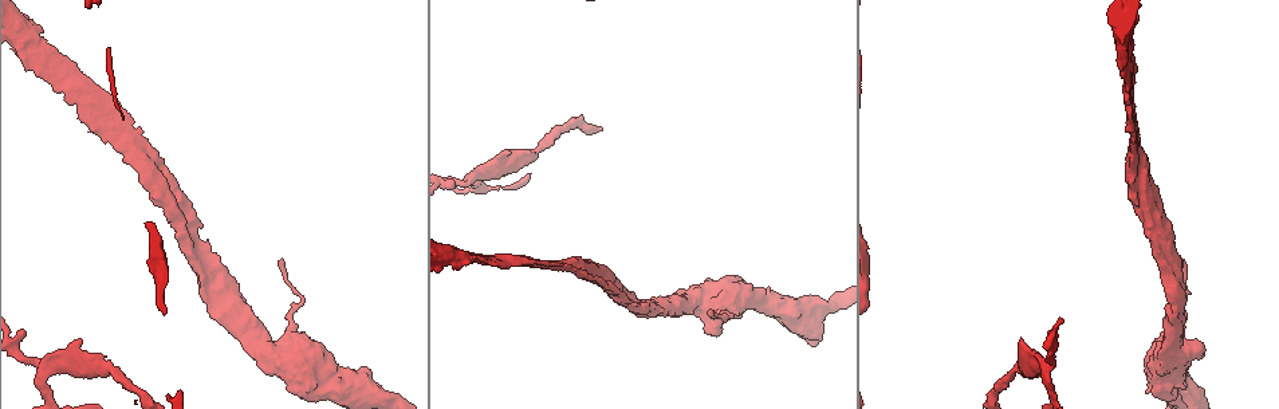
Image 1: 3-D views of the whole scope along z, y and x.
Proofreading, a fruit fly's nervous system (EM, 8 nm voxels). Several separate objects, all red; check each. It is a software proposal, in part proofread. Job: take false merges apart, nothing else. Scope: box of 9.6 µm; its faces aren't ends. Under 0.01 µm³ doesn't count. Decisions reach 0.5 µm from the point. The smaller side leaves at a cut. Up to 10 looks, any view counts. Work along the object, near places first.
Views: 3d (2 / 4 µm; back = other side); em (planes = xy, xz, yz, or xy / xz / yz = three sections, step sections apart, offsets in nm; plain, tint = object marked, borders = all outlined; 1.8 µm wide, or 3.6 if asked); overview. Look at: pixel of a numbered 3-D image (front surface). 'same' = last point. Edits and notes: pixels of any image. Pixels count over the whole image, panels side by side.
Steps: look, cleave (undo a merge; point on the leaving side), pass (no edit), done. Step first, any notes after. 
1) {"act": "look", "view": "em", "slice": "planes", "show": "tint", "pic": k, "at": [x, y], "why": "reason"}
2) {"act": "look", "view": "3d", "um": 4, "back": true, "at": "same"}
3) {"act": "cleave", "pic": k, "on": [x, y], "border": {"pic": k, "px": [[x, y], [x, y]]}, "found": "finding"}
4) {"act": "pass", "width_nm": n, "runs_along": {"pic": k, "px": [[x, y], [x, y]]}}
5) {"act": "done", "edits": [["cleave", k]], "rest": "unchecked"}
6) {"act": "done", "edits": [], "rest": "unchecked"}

{"act": "look", "view": "3d", "um": 2, "pic": 1, "at": [471, 256], "why": "arms part here"}

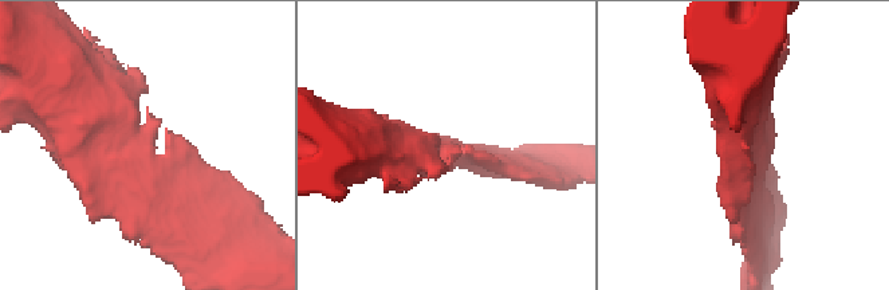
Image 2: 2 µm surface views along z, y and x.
{"act": "look", "view": "em", "slice": "yz", "step": 16, "show": "tint", "pic": 2, "at": [750, 174], "why": "shape alone is not enough"}

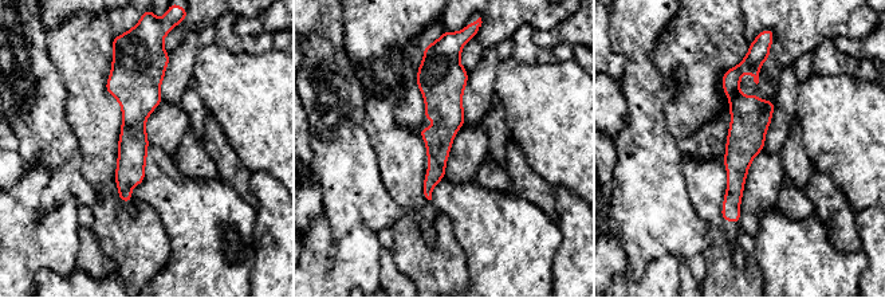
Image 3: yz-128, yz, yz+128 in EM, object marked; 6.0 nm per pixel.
{"act": "look", "view": "em", "slice": "planes", "show": "tint", "at": "same"}

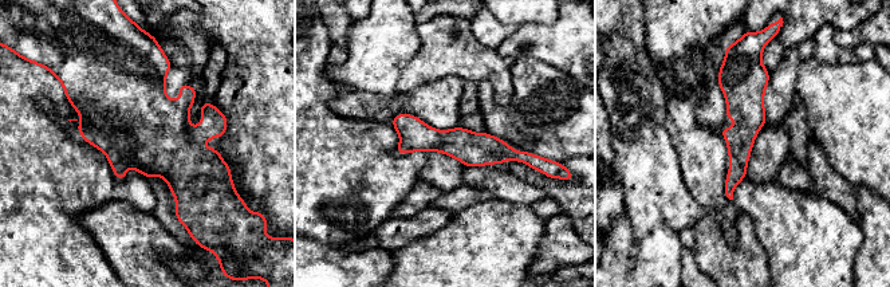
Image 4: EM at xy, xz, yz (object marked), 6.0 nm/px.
{"act": "pass", "runs_along": {"pic": 4, "px": [[396, 121], [418, 137], [524, 158]]}, "found": "continuous, no second neuron"}

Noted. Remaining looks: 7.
{"act": "look", "view": "3d", "um": 2, "pic": 1, "at": [181, 235], "why": "side arm on a straight run"}

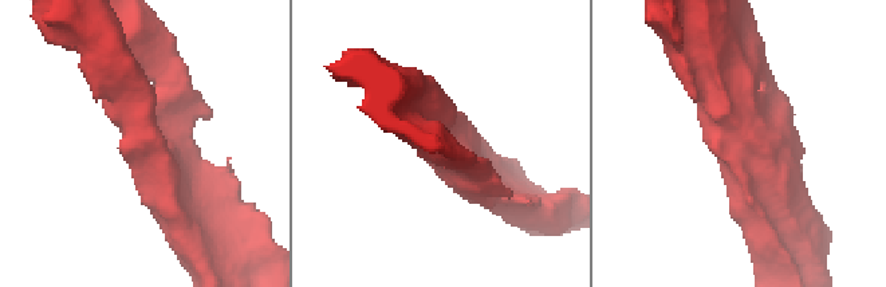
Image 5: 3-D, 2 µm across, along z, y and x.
{"act": "look", "view": "em", "slice": "planes", "show": "plain", "pic": 5, "at": [734, 150], "arms": 3, "arm_widths_nm": [180, 300, 300]}

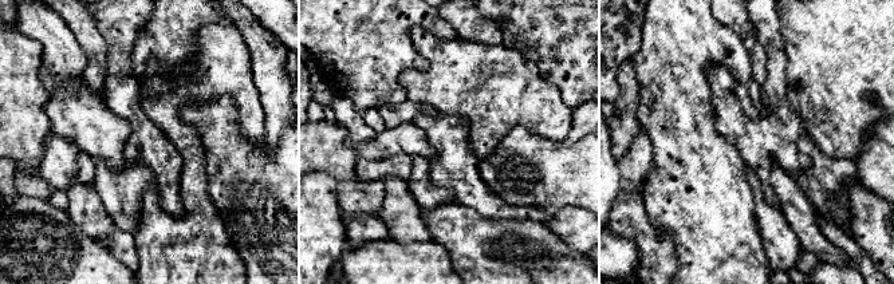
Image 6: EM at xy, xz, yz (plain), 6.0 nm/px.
{"act": "look", "view": "em", "slice": "planes", "show": "borders", "at": "same"}

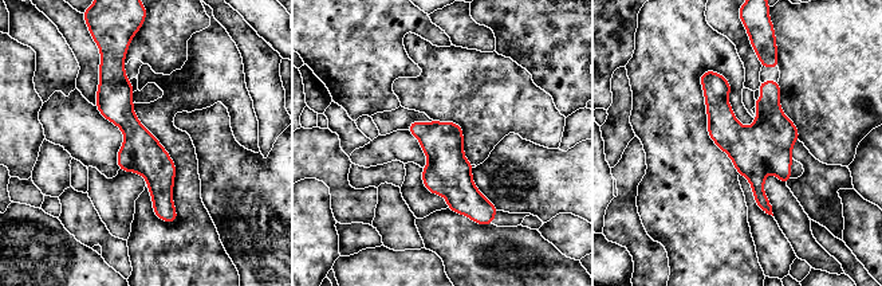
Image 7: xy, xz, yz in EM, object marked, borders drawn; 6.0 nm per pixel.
{"act": "pass", "found": "one neuron here"}

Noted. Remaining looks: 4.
{"act": "look", "view": "3d", "um": 4, "back": true, "pic": 1, "at": [306, 374], "why": "thick turns thin"}

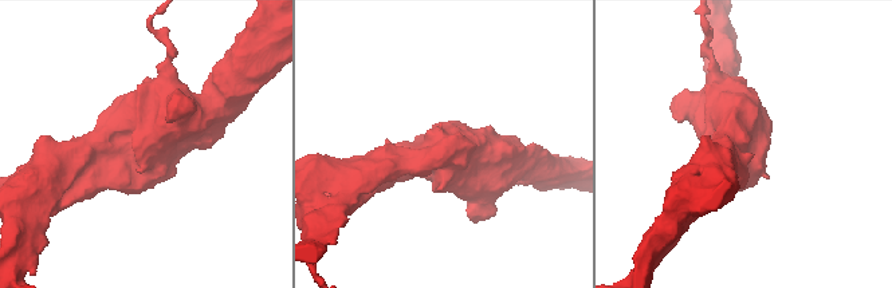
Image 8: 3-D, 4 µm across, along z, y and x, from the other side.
{"act": "look", "view": "em", "um": 3.6, "slice": "planes", "show": "borders", "pic": 8, "at": [446, 154]}

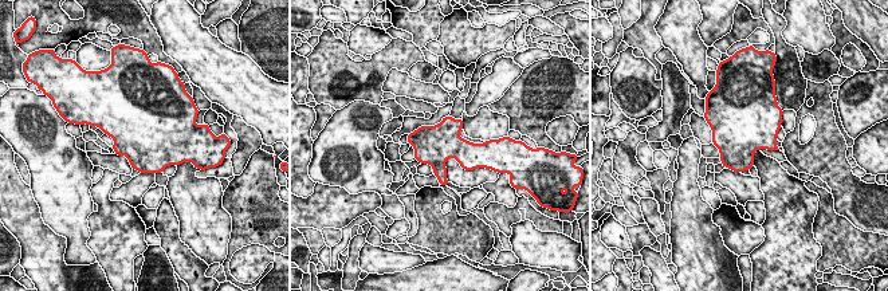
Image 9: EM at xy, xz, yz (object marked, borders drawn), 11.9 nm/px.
{"act": "pass", "found": "one neuron here"}

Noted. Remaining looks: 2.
{"act": "look", "view": "em", "slice": "planes", "show": "tint", "pic": 1, "at": [383, 398], "why": "two arms in line, one across"}

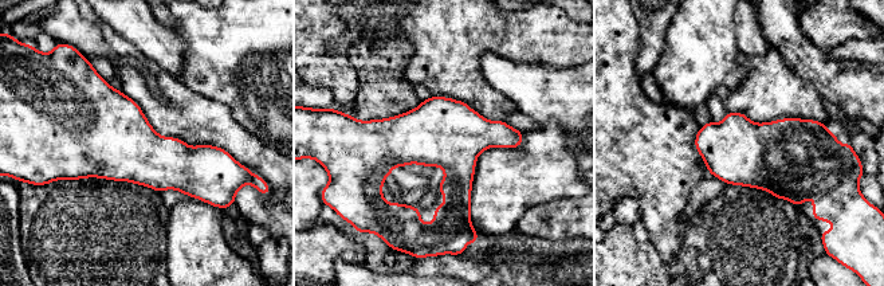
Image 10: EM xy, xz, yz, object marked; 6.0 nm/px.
{"act": "pass", "found": "all the same neuron"}

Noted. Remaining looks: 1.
{"act": "done", "edits": [], "rest": "unchecked"}

